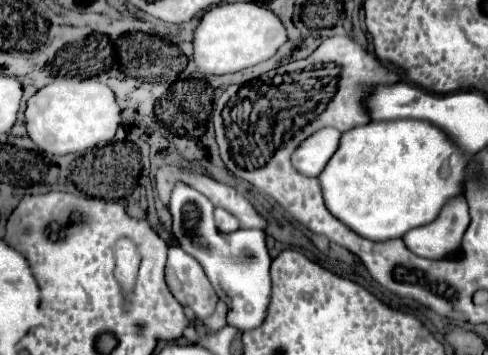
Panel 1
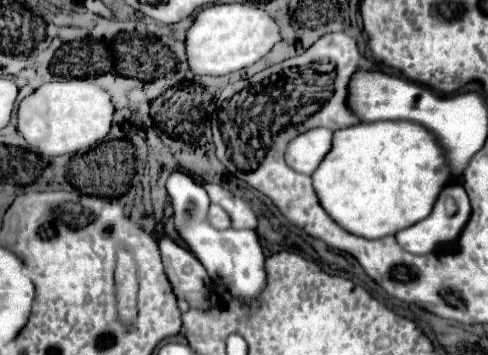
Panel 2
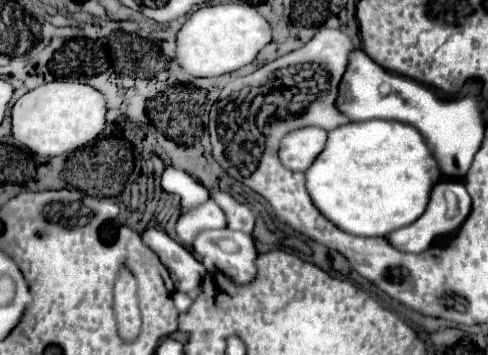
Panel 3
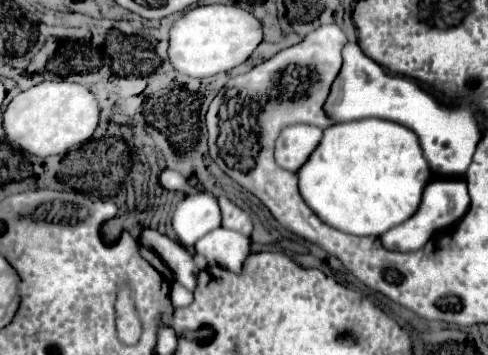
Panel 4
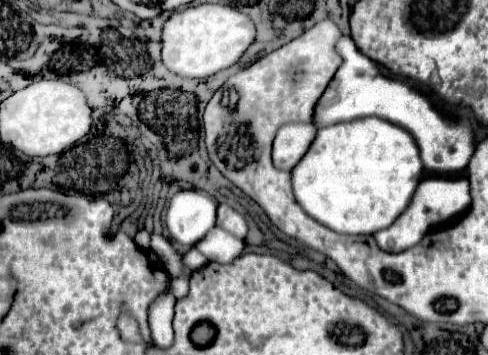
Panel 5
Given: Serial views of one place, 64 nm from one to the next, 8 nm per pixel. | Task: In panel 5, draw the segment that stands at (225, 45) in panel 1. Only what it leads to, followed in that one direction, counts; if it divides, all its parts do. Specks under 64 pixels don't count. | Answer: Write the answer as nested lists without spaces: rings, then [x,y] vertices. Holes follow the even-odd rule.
[[[200,4],[178,10],[164,24],[162,62],[178,76],[206,78],[234,66],[256,38],[254,22],[236,8],[222,4]]]

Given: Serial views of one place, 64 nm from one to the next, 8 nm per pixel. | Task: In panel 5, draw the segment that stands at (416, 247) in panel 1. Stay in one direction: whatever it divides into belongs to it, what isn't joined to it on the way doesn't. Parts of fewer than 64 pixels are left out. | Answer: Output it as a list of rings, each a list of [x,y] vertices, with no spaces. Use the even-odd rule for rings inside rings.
[[[426,178],[418,188],[416,194],[404,212],[390,228],[380,230],[374,234],[378,246],[386,252],[404,252],[412,246],[416,246],[428,232],[430,228],[442,226],[452,222],[454,218],[462,216],[470,208],[470,184],[466,178]]]

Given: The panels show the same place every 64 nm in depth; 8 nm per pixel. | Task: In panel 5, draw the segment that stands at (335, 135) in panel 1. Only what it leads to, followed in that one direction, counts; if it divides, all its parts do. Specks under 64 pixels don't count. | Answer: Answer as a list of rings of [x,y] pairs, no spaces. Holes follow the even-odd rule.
[[[284,124],[274,138],[274,166],[280,170],[292,170],[304,152],[308,152],[316,132],[318,130],[314,124]]]

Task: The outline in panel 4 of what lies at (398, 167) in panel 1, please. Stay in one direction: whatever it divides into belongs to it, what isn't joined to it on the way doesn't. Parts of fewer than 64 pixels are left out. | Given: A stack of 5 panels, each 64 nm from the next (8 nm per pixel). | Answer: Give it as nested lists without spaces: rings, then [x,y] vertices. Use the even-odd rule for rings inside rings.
[[[380,118],[342,122],[326,128],[320,146],[300,168],[298,176],[304,202],[332,228],[356,236],[382,236],[408,220],[420,206],[424,186],[434,178],[414,132],[402,124]]]

